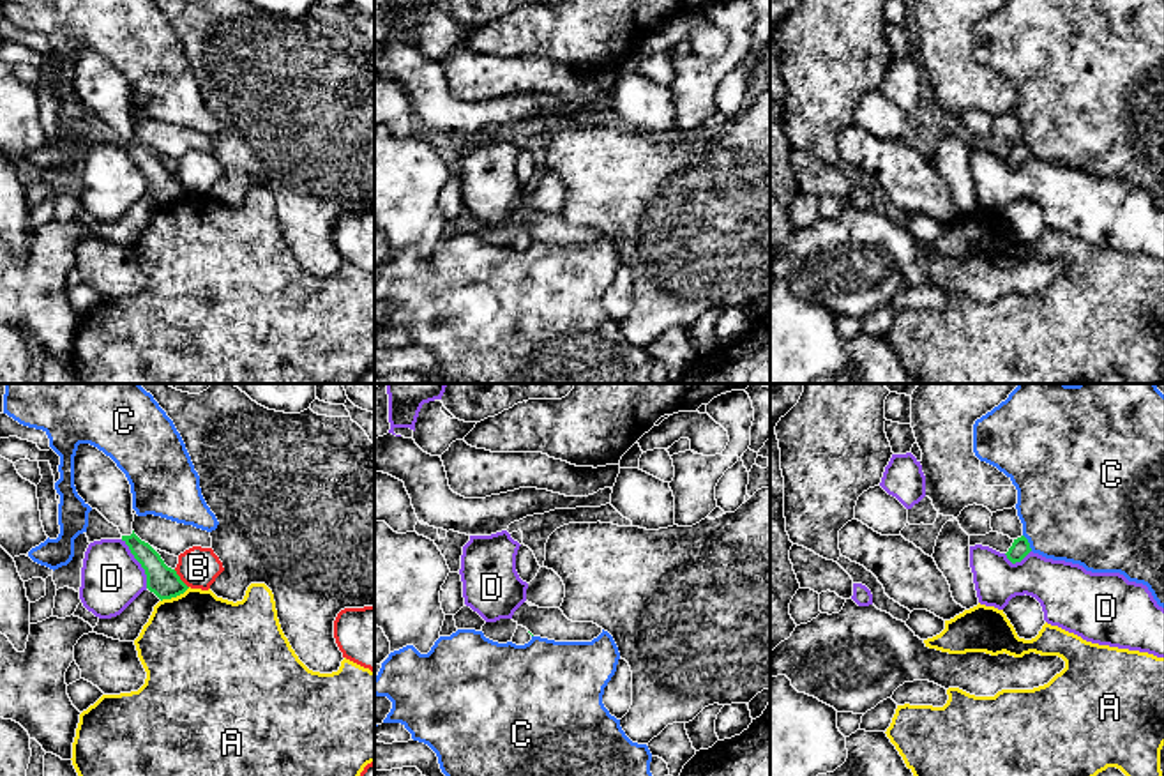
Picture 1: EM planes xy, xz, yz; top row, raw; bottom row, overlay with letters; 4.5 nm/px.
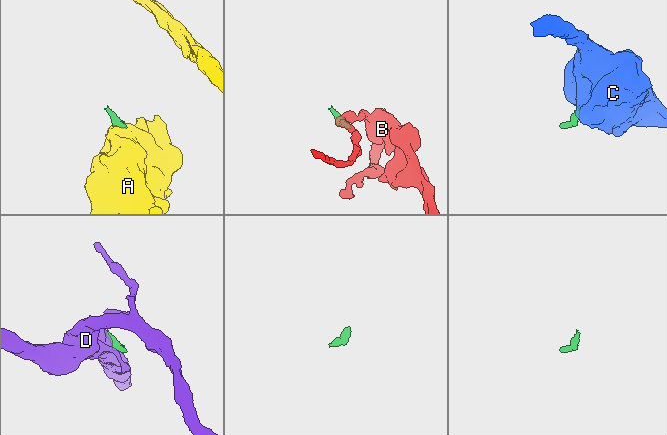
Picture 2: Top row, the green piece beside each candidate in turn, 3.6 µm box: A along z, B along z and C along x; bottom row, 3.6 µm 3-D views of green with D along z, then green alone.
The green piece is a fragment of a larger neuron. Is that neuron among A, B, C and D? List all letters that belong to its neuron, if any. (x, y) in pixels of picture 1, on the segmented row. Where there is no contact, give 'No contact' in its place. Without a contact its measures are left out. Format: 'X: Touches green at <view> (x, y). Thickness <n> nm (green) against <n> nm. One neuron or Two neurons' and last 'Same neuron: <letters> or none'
A: Touches green at xy (175, 596). Thickness 140 nm (green) against 500 nm. Two neurons
B: Touches green at xy (179, 578). Thickness 140 nm (green) against 190 nm. Two neurons
C: Touches green at yz (1028, 543). Thickness 90 nm (green) against 480 nm. Two neurons
D: Touches green at xy (140, 562). Thickness 140 nm (green) against 280 nm. Two neurons
Same neuron: none

